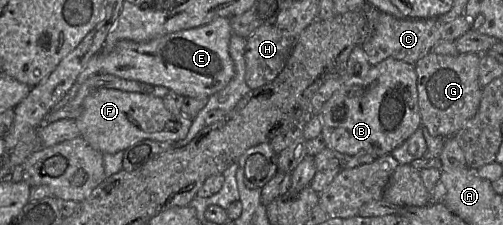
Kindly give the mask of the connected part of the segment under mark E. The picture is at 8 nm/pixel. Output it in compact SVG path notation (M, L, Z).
M217 17L208 24L180 30L144 42L120 40L111 50L100 51L88 61L77 77L80 85L96 73L107 73L150 85L160 85L182 96L210 97L223 89L234 75L229 54L232 35L229 18Z

